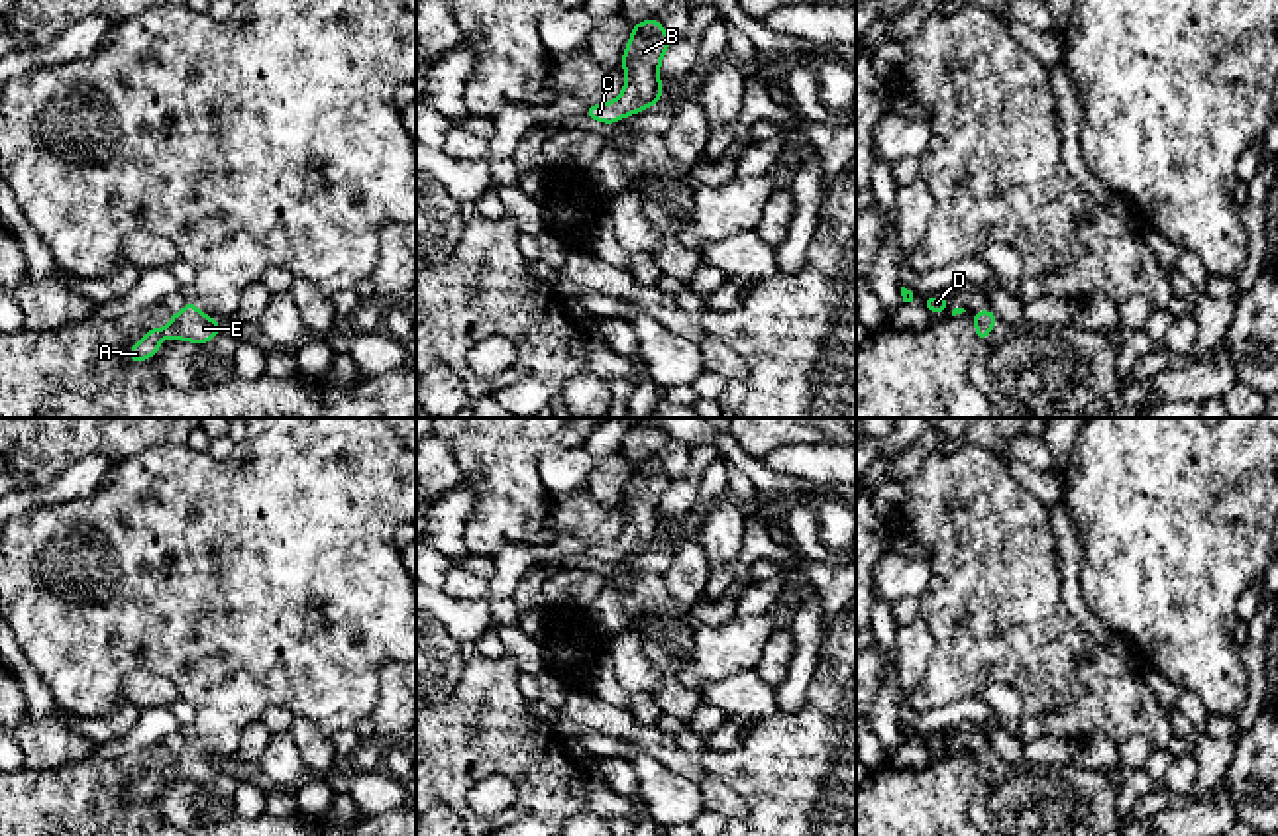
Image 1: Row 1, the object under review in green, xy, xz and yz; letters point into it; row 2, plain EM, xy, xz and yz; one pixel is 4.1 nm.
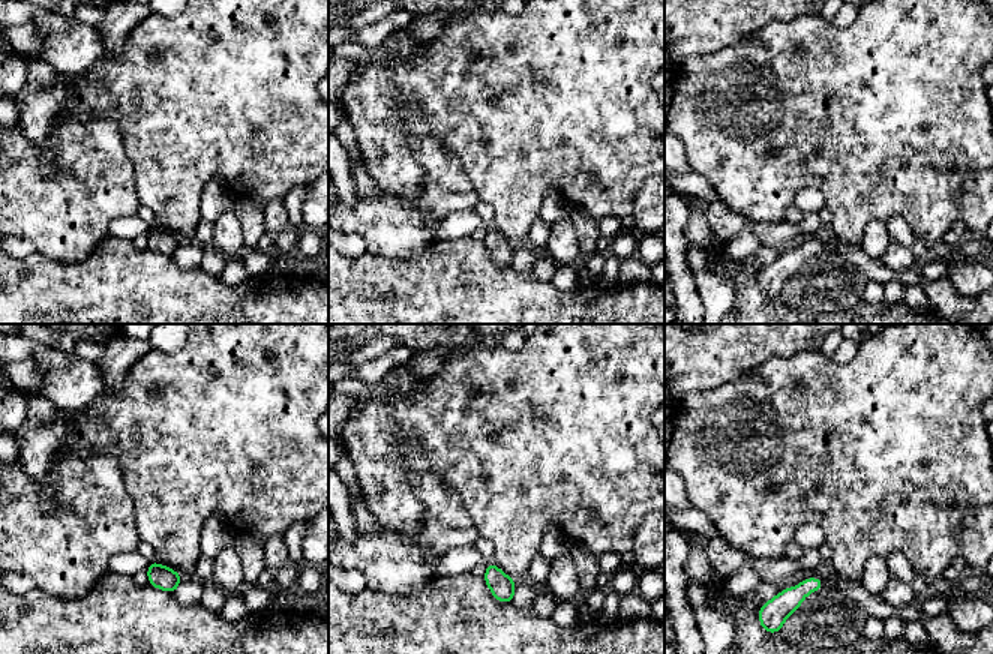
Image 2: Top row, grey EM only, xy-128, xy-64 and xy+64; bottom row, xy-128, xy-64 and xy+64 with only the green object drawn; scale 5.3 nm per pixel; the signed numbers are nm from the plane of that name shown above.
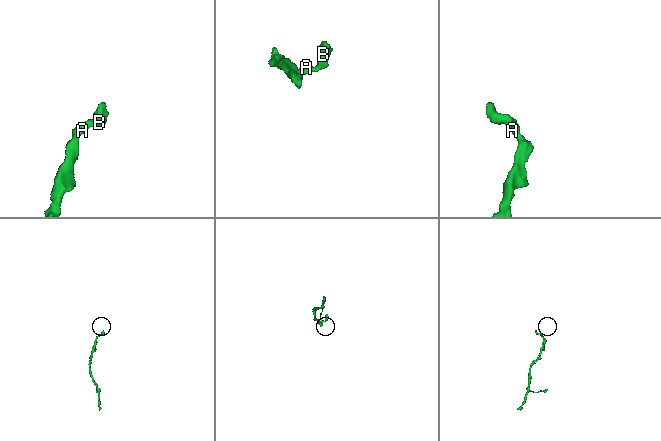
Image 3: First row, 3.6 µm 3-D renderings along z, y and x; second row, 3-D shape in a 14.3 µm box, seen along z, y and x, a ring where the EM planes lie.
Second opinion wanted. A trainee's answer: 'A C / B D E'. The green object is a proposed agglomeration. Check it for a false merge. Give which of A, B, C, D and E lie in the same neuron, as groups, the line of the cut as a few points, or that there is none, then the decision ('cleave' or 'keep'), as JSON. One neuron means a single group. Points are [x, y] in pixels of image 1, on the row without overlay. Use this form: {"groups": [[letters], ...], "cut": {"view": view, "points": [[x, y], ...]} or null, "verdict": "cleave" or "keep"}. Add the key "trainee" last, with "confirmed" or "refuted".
{"groups": [["A", "B", "C", "D", "E"]], "cut": null, "verdict": "keep", "trainee": "refuted"}

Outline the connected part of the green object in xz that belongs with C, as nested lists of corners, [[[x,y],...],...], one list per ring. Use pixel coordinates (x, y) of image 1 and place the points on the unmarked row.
[[[658,457],[634,463],[620,498],[626,512],[620,536],[603,544],[589,544],[585,555],[603,563],[616,563],[624,555],[654,546],[664,536],[660,502],[669,485],[671,479]]]

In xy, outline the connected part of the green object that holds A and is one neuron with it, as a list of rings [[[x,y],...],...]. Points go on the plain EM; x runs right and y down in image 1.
[[[188,740],[181,752],[171,754],[165,767],[147,769],[141,781],[135,783],[126,797],[133,803],[147,801],[159,793],[159,785],[165,777],[204,785],[216,777],[220,767],[222,761],[206,756]]]

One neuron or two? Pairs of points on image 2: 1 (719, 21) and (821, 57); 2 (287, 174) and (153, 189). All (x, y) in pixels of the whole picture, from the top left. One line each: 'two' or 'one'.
1: two
2: one

